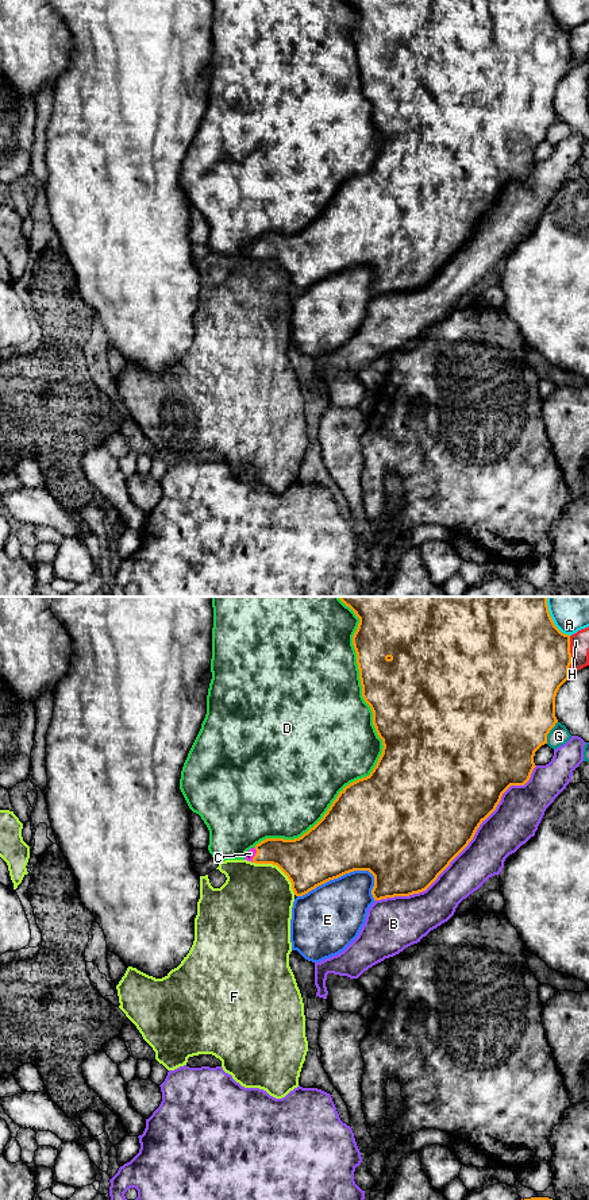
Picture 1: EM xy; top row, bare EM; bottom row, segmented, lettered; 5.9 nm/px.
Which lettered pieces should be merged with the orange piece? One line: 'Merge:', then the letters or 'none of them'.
Merge: C

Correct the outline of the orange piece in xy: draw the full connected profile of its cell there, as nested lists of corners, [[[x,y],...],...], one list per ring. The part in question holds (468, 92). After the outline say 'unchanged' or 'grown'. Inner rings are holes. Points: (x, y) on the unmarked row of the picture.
[[[346,0],[359,13],[353,31],[362,92],[373,107],[373,120],[382,135],[382,148],[369,171],[346,181],[323,213],[294,235],[266,234],[246,247],[245,255],[277,261],[290,275],[296,292],[354,266],[369,266],[374,271],[374,296],[409,292],[426,286],[450,258],[469,240],[480,220],[496,205],[511,181],[524,181],[536,162],[535,147],[547,139],[547,130],[558,117],[555,92],[569,74],[571,59],[570,31],[554,19],[547,0]]]; grown

